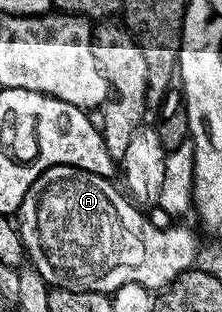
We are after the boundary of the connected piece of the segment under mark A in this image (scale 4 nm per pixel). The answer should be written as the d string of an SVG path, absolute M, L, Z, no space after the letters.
M55 165L42 171L26 191L18 210L20 241L52 289L111 295L126 283L142 285L145 262L152 259L145 240L149 222L112 183L73 165Z

